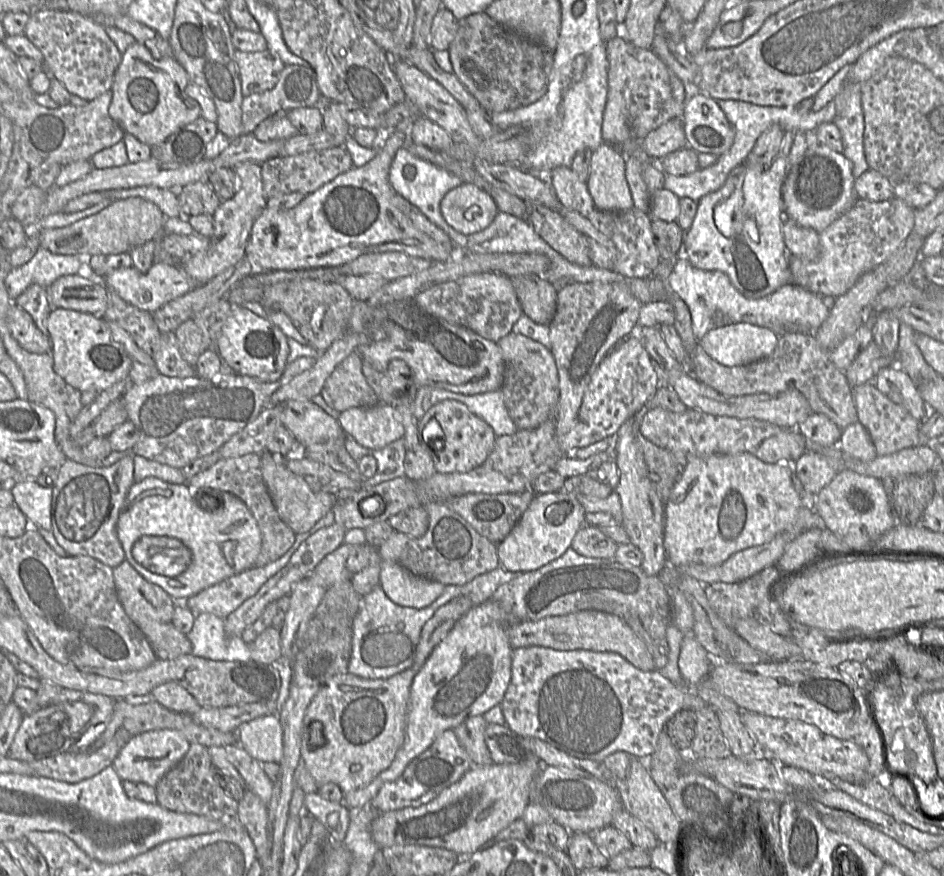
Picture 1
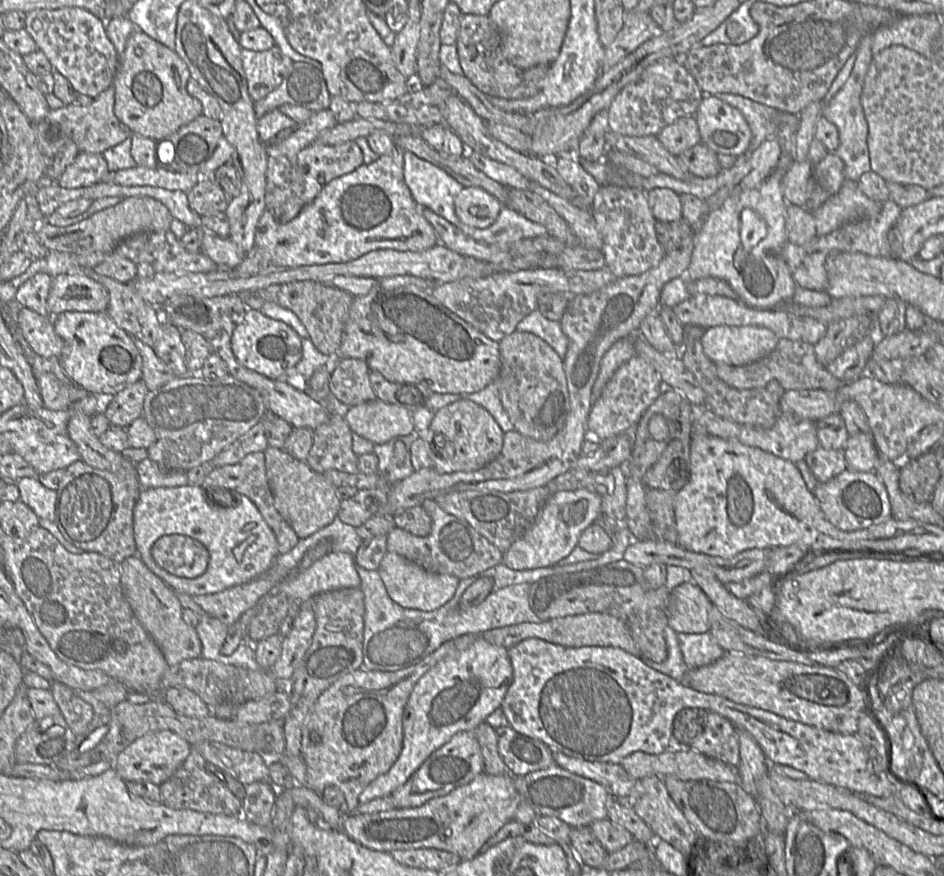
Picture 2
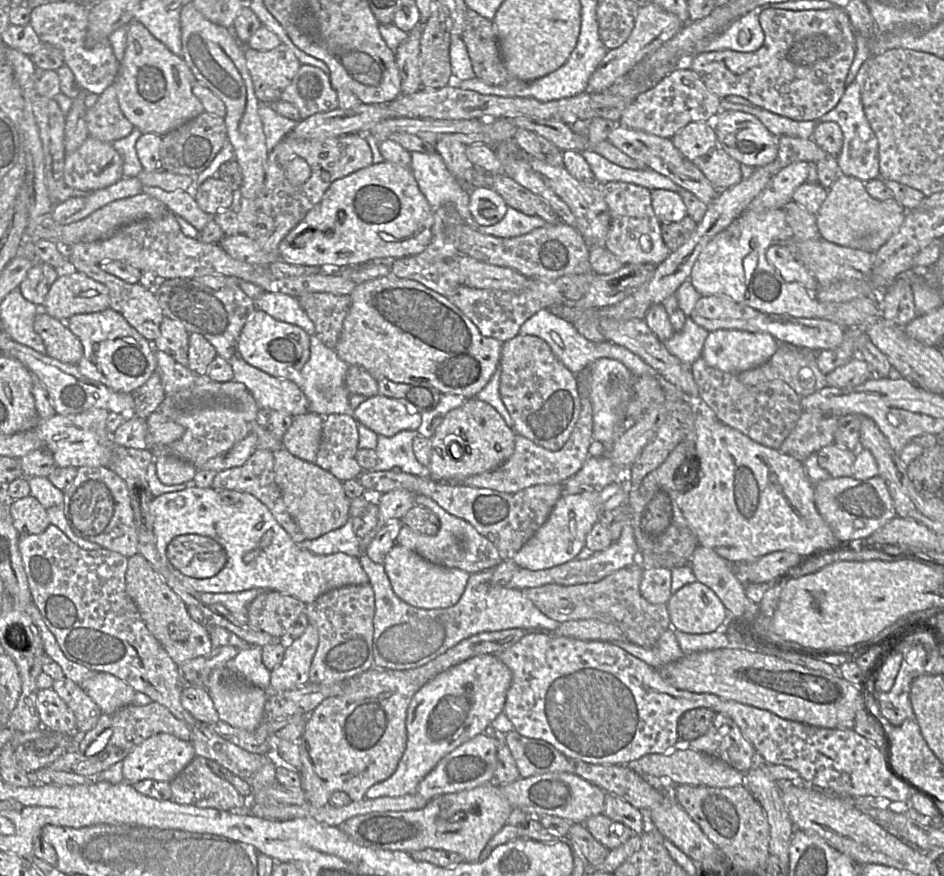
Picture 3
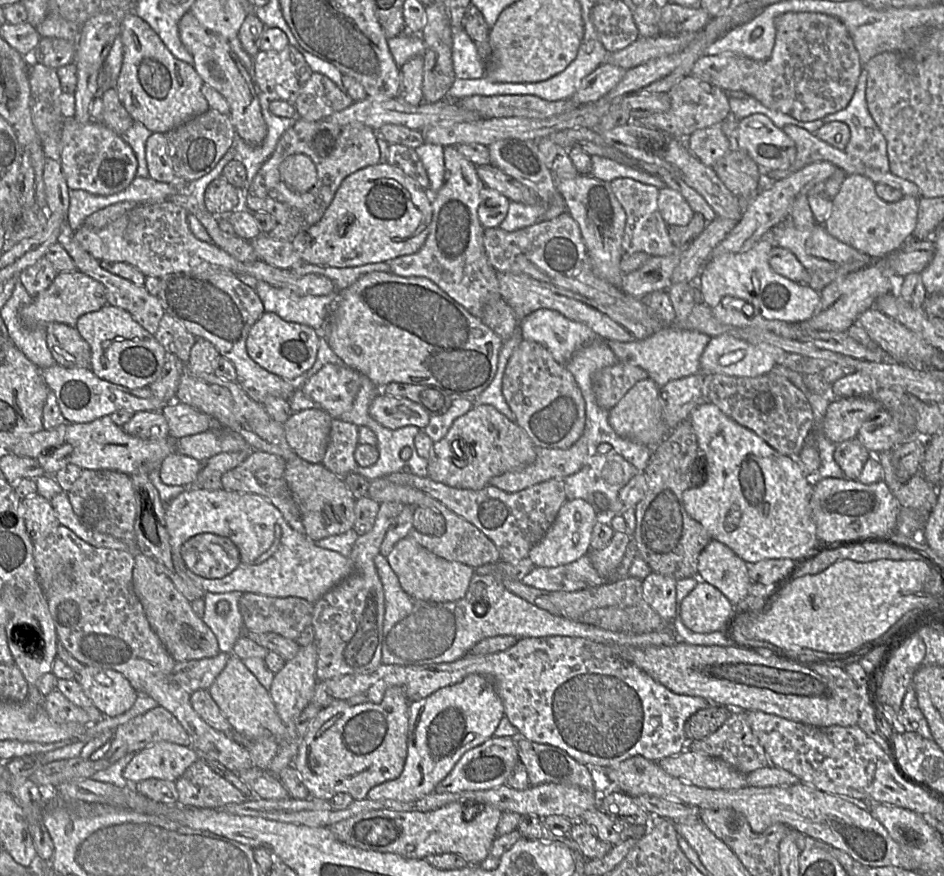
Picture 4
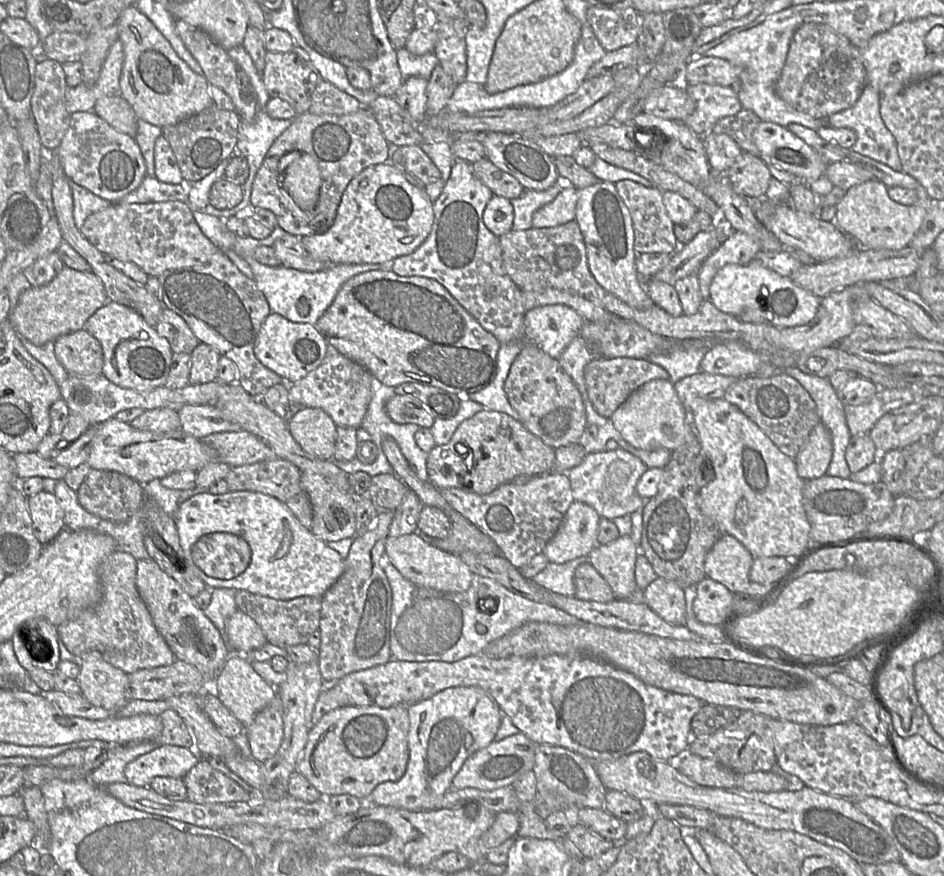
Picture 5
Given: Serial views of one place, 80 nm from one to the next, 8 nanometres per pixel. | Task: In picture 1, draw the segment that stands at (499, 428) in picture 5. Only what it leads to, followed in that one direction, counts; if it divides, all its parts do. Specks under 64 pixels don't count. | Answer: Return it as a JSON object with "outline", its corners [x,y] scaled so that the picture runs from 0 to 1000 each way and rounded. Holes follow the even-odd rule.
{"outline":[[[469,457],[459,462],[443,479],[442,489],[445,507],[453,510],[462,539],[468,541],[492,540],[506,533],[521,515],[526,500],[513,479],[483,457]]]}

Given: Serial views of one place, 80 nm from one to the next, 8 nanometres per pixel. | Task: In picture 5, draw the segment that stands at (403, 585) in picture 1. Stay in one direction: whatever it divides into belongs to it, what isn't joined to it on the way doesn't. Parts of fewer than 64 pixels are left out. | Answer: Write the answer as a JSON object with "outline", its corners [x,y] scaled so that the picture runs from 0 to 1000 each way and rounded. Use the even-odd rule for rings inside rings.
{"outline":[[[443,607],[436,608],[436,610],[429,610],[426,612],[422,612],[422,613],[413,613],[411,612],[409,615],[409,621],[408,621],[408,632],[410,632],[410,635],[412,636],[414,643],[423,651],[423,653],[433,663],[435,663],[436,666],[439,666],[442,669],[447,669],[447,670],[451,670],[451,671],[458,671],[461,674],[465,674],[465,675],[469,675],[469,676],[492,676],[494,675],[499,666],[500,666],[500,661],[501,661],[501,653],[498,651],[498,648],[496,647],[496,645],[485,635],[479,631],[475,631],[472,629],[469,629],[465,626],[463,626],[462,623],[460,623],[459,621],[457,621],[453,615],[465,615],[465,614],[453,614],[450,611],[447,611]]]}

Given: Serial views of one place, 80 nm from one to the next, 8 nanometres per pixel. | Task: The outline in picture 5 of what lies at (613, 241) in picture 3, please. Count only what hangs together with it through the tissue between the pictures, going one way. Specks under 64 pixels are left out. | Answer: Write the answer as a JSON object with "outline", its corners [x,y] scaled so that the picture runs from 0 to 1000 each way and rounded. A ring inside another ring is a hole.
{"outline":[[[666,204],[657,205],[650,212],[666,240],[672,263],[672,284],[678,289],[712,290],[719,282],[714,267],[714,255],[710,250],[701,228],[701,219],[696,213],[684,213]]]}

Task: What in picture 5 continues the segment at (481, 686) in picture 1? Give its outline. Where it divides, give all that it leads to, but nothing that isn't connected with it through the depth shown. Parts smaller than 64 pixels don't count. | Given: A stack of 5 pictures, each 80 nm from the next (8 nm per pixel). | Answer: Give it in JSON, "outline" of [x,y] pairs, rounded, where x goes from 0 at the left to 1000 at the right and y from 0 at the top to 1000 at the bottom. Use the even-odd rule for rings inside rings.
{"outline":[[[477,784],[460,795],[432,806],[433,866],[428,885],[421,892],[400,895],[391,916],[435,926],[465,922],[465,913],[479,901],[479,890],[490,871],[504,857],[524,845],[533,814],[525,801],[510,785]]]}

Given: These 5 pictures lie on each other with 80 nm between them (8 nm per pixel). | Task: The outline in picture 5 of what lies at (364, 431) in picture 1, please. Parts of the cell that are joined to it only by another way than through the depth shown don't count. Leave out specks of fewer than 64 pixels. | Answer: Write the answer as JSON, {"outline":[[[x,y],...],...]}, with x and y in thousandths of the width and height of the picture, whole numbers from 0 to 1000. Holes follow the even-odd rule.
{"outline":[[[418,451],[408,463],[411,476],[421,484],[440,484],[445,489],[456,490],[461,478],[447,460],[433,451]]]}

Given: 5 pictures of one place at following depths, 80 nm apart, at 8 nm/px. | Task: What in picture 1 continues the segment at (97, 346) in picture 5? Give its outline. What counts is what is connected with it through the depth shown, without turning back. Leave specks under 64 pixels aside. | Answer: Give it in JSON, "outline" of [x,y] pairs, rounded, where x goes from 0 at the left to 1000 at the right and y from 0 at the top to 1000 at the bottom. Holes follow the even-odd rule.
{"outline":[[[13,345],[6,361],[13,384],[29,401],[39,404],[54,402],[54,388],[36,369],[33,360]]]}

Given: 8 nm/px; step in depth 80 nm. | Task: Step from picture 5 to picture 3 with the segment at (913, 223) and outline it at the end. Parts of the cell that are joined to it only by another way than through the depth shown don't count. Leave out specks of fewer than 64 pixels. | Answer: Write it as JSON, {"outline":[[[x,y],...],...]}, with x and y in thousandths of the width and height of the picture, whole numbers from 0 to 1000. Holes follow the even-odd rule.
{"outline":[[[891,201],[879,216],[876,225],[865,242],[868,268],[878,276],[890,281],[927,289],[956,257],[962,242],[949,229],[931,229],[924,226],[916,216],[916,208],[901,201]]]}

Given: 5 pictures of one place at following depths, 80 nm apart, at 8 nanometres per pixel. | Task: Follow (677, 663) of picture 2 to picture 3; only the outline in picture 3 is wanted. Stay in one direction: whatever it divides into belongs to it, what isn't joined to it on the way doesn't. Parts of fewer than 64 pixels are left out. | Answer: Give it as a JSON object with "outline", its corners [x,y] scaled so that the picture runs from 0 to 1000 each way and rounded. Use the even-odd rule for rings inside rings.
{"outline":[[[711,715],[701,723],[697,732],[690,740],[676,737],[665,731],[650,735],[669,749],[679,752],[695,765],[698,765],[706,758],[721,752],[725,748]]]}

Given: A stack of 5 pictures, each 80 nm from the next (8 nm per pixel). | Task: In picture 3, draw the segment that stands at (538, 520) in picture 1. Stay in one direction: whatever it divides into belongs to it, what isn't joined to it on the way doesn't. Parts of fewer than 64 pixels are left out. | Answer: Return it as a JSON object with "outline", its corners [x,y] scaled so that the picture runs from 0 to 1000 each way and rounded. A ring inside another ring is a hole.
{"outline":[[[665,542],[633,561],[596,564],[588,574],[579,594],[568,608],[547,630],[541,639],[550,648],[574,651],[605,640],[620,623],[620,615],[628,598],[635,595],[638,583],[649,583],[665,574]]]}

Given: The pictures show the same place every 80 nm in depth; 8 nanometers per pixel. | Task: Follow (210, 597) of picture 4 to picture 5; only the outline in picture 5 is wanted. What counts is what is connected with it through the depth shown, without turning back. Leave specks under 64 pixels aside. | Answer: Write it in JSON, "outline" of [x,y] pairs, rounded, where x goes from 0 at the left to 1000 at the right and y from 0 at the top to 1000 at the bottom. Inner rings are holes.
{"outline":[[[227,671],[224,676],[224,686],[216,695],[216,701],[231,718],[245,747],[251,747],[251,744],[247,743],[242,735],[239,715],[243,705],[252,696],[249,686],[250,677],[251,672],[247,671]]]}

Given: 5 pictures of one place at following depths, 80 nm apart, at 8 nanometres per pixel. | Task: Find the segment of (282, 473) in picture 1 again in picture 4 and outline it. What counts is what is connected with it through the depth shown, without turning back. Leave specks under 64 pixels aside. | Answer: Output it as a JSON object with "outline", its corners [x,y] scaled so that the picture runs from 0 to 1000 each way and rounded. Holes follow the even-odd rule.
{"outline":[[[317,522],[303,526],[301,545],[318,583],[323,611],[328,616],[335,619],[373,604],[377,570],[362,546],[350,539],[341,530],[329,530]]]}

